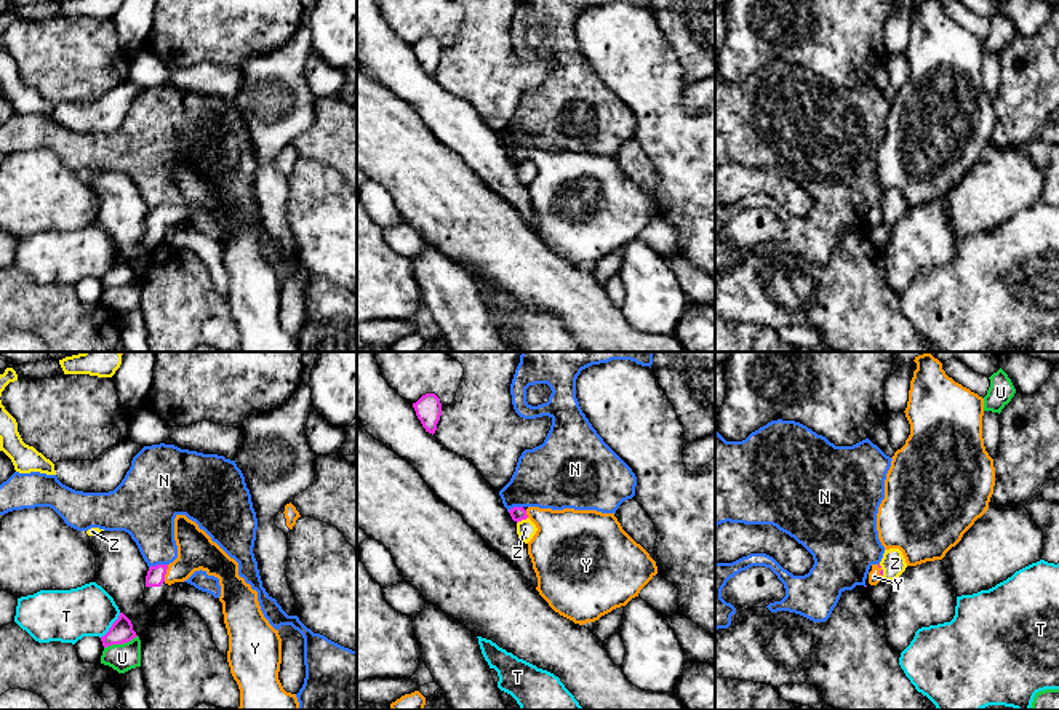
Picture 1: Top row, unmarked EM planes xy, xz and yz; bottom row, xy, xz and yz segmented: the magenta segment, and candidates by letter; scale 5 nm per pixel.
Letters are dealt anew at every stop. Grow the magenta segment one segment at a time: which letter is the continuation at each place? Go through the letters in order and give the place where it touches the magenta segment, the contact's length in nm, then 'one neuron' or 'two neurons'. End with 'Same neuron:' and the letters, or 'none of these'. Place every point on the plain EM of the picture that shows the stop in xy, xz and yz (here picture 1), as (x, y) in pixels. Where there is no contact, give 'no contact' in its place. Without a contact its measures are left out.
N: meets magenta in xy at (157, 207); contact 100 nm long; two neurons
T: meets magenta in xy at (112, 267); contact 170 nm long; two neurons
U: meets magenta in xy at (120, 285); contact 180 nm long; two neurons
Y: meets magenta in xy at (165, 215); contact 90 nm long; one neuron
Z: meets magenta in xz at (522, 160); contact 70 nm long; two neurons
Same neuron: Y

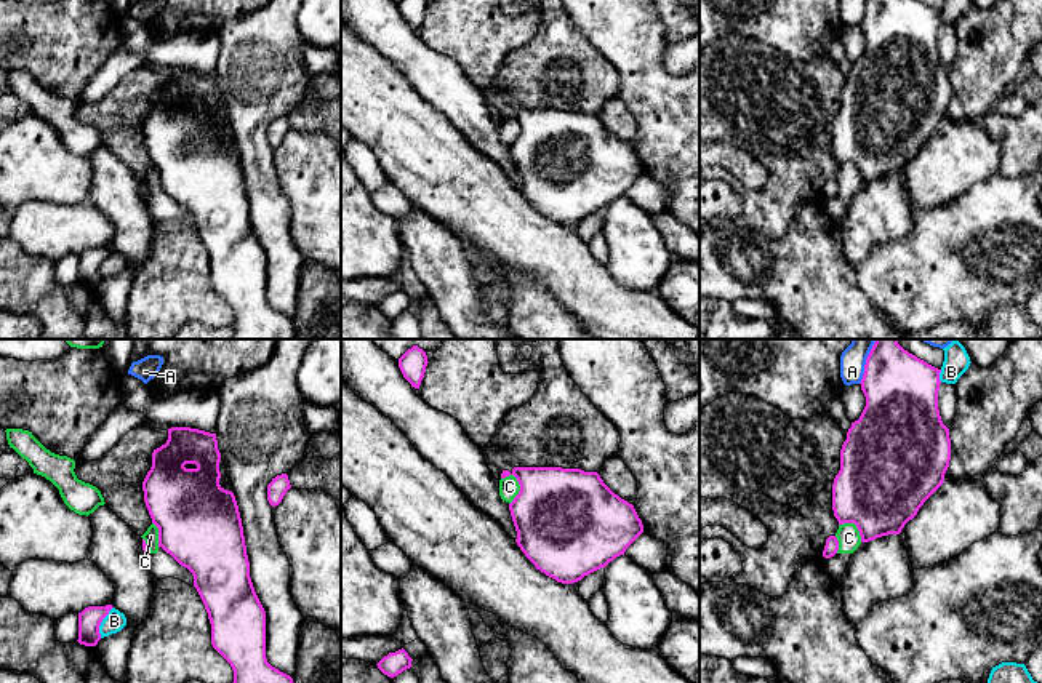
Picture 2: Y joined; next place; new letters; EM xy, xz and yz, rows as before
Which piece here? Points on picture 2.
A: meets magenta in yz at (865, 13); contact 130 nm long; two neurons
B: meets magenta in xy at (101, 263); contact 170 nm long; two neurons
C: meets magenta in xz at (520, 131); contact 160 nm long; two neurons
Same neuron: none of these

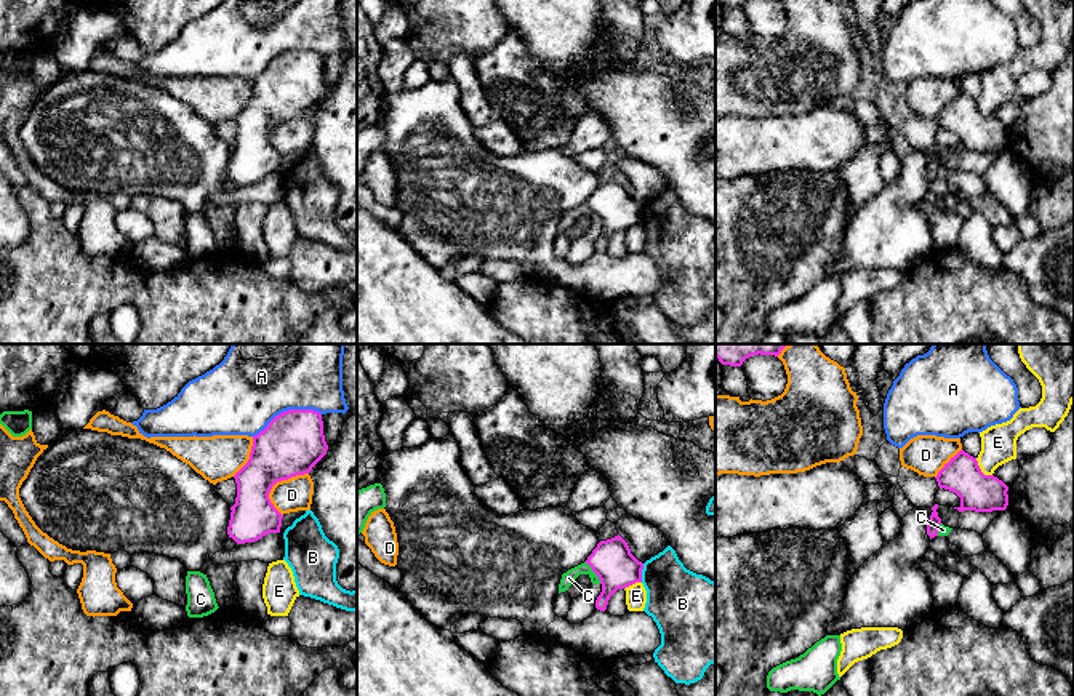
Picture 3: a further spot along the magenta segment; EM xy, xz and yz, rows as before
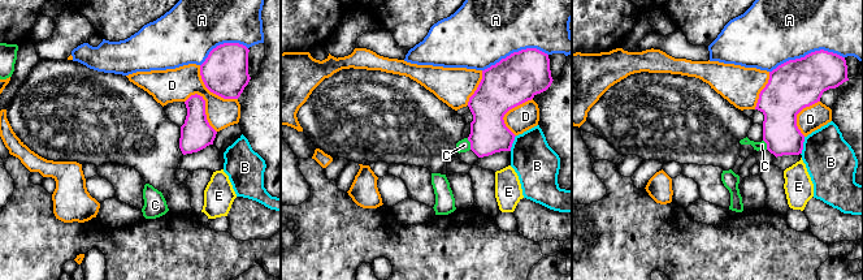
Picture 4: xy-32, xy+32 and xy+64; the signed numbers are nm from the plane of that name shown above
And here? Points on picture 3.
A: meets magenta in xy at (288, 52); contact 360 nm long; two neurons
B: meets magenta in xz at (641, 215); contact 100 nm long; two neurons
C: meets magenta in xz at (594, 213); contact 140 nm long; two neurons
D: meets magenta in xy at (276, 124); contact 260 nm long; two neurons
E: meets magenta in yz at (980, 111); contact 130 nm long; two neurons
Same neuron: none of these

